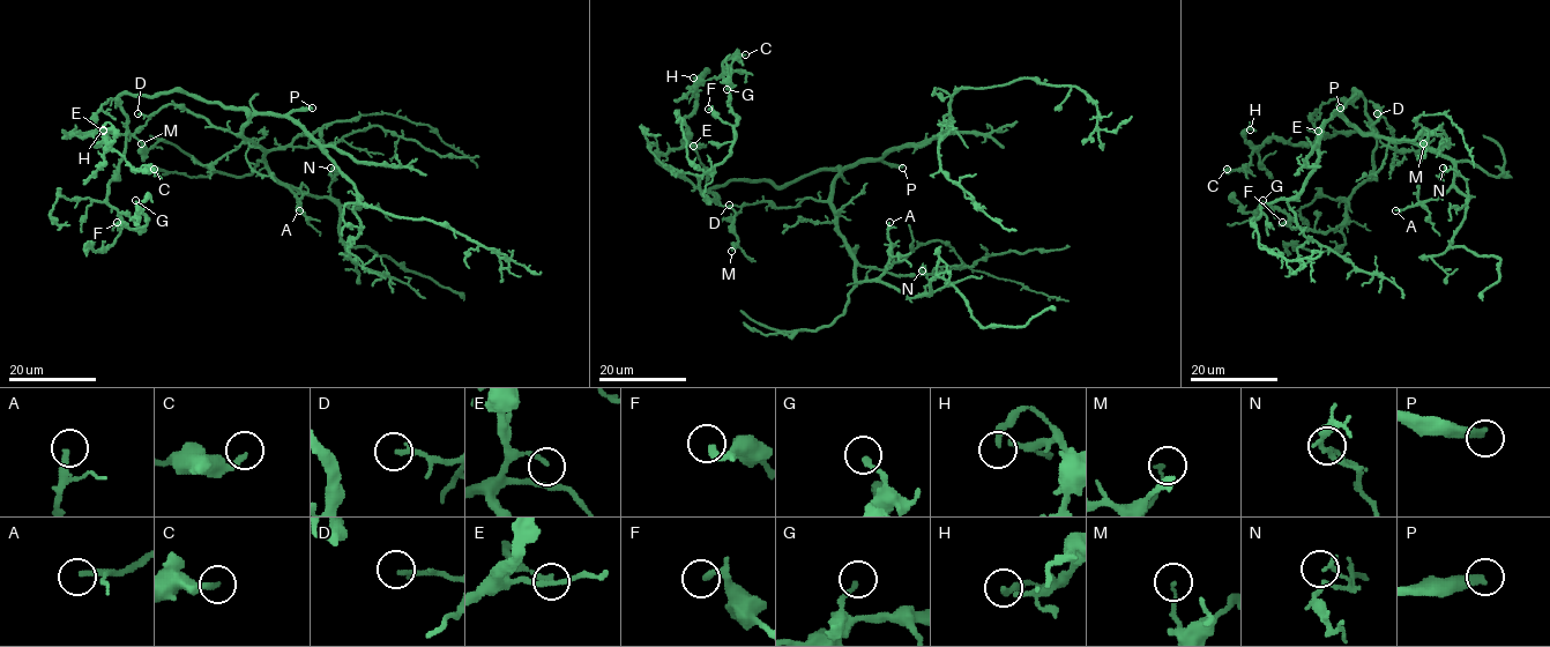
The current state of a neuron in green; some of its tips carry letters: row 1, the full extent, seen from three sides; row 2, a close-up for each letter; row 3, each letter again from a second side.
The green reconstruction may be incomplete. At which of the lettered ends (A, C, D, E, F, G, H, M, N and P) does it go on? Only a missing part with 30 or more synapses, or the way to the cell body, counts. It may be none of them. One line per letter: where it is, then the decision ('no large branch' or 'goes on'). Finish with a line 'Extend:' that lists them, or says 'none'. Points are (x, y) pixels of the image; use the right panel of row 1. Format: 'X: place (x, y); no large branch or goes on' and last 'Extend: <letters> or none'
A: place (1395, 210); goes on
C: place (1227, 169); no large branch
D: place (1377, 113); goes on
E: place (1318, 131); no large branch
F: place (1282, 222); no large branch
G: place (1262, 200); no large branch
H: place (1250, 129); no large branch
M: place (1423, 143); no large branch
N: place (1443, 168); no large branch
P: place (1340, 108); goes on
Extend: A, D, P

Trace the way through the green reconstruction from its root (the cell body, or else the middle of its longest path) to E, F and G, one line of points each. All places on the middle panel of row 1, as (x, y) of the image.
E: (834, 170), (781, 186), (728, 180), (708, 192), (717, 195), (712, 201), (657, 162), (671, 150), (693, 146)
F: (834, 170), (781, 186), (728, 180), (708, 192), (716, 203), (698, 176), (730, 153), (733, 128), (708, 109)
G: (834, 170), (781, 186), (728, 180), (709, 200), (698, 176), (730, 153), (737, 124), (727, 89)

